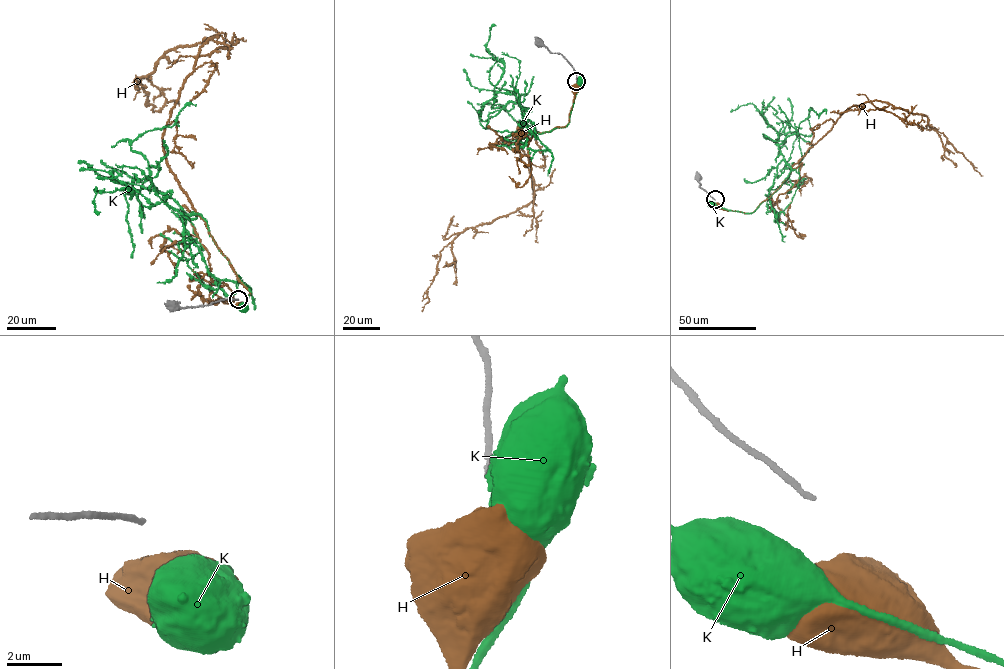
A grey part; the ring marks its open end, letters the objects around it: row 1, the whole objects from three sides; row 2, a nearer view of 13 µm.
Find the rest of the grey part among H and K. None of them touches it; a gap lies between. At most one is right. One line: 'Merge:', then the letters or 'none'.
Merge: none

